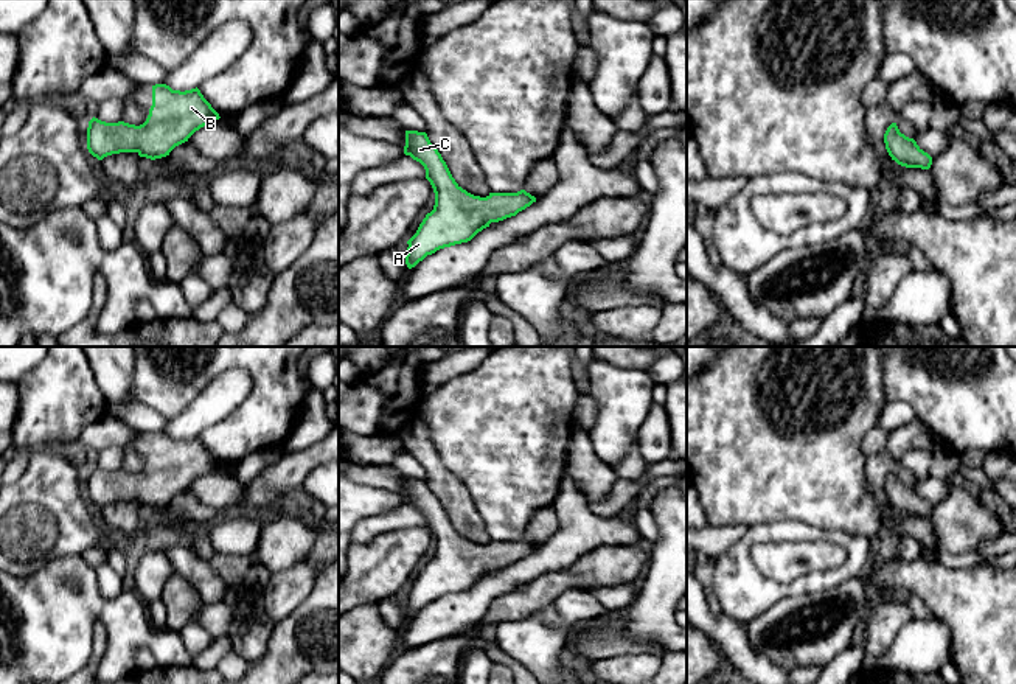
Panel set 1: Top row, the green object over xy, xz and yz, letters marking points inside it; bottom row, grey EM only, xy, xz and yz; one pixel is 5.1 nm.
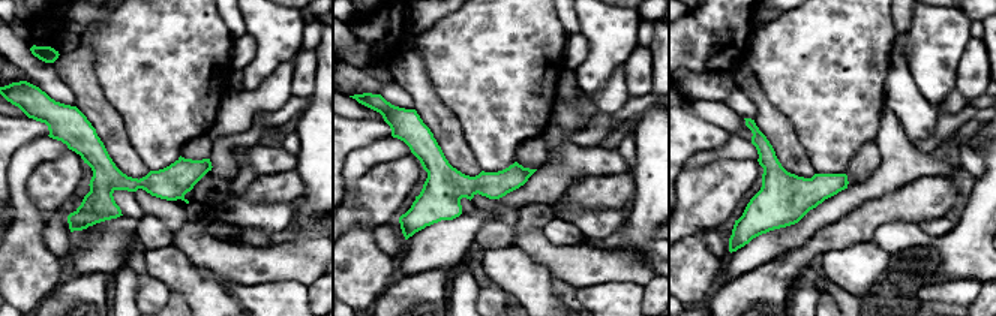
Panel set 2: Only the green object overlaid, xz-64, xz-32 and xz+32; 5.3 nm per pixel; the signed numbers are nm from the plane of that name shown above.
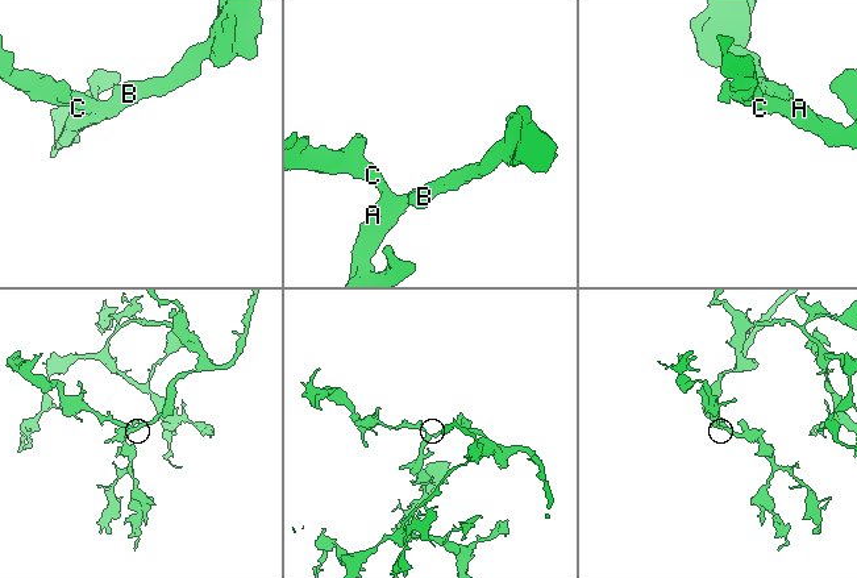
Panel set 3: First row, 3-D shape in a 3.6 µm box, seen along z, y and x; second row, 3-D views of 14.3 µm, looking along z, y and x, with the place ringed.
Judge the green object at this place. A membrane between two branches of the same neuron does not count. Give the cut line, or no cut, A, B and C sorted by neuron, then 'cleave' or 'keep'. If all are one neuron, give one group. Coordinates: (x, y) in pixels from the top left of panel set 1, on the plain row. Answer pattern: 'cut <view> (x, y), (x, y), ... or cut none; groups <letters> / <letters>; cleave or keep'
cut none; groups A B C; keep

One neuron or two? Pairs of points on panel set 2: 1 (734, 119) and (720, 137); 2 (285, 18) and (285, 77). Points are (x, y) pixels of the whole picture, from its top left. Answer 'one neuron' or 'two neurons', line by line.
1: two neurons
2: two neurons

